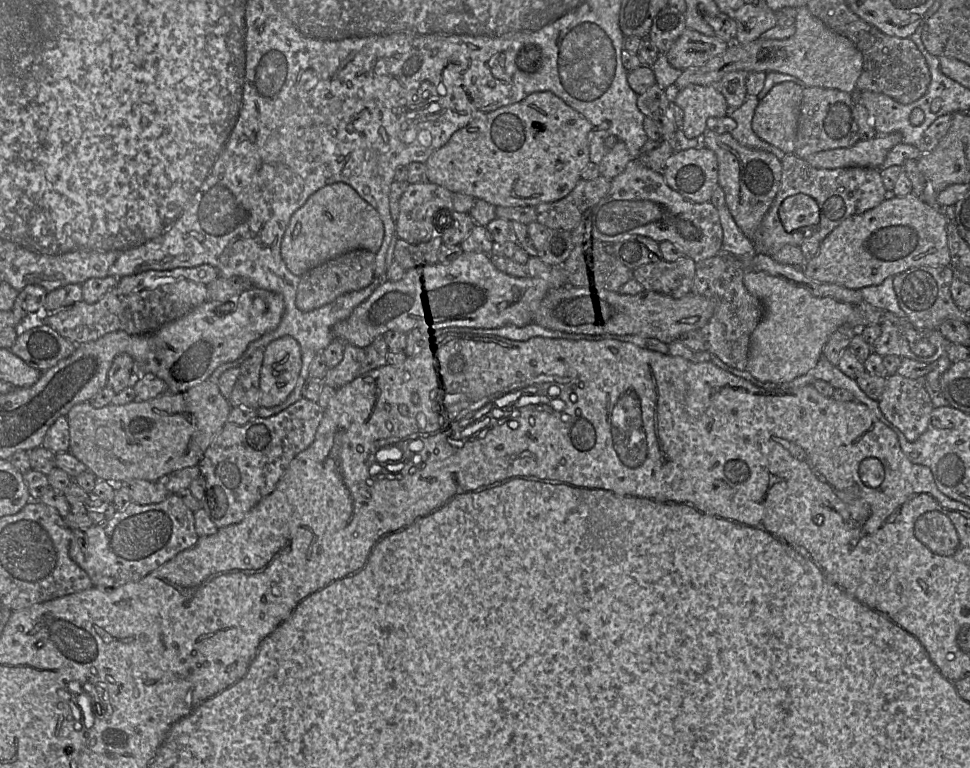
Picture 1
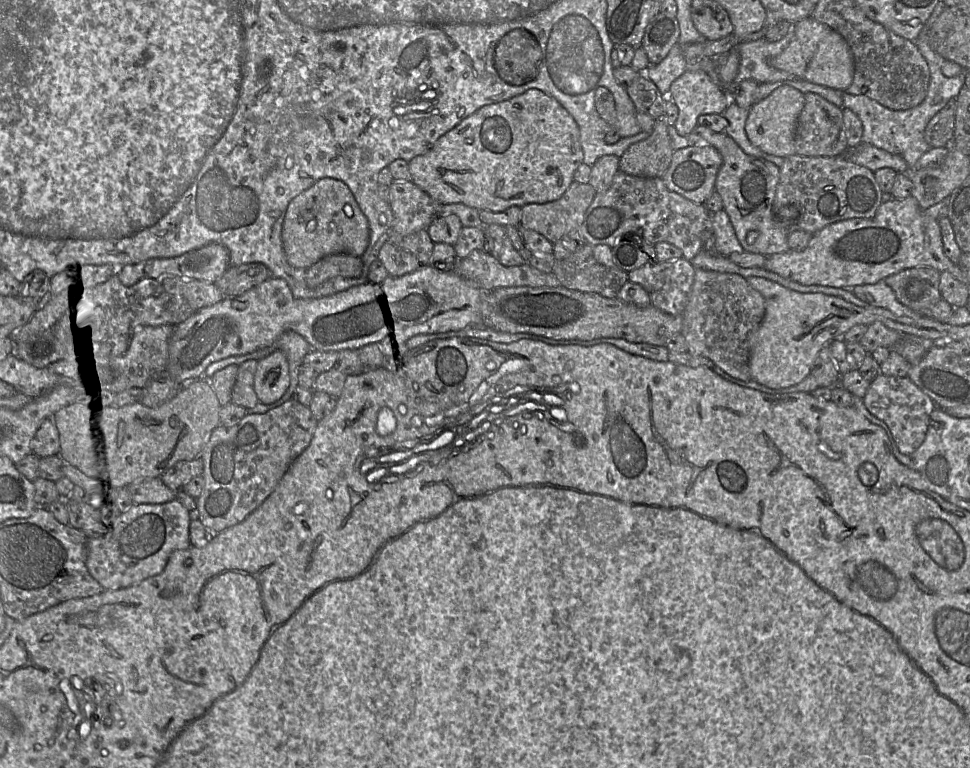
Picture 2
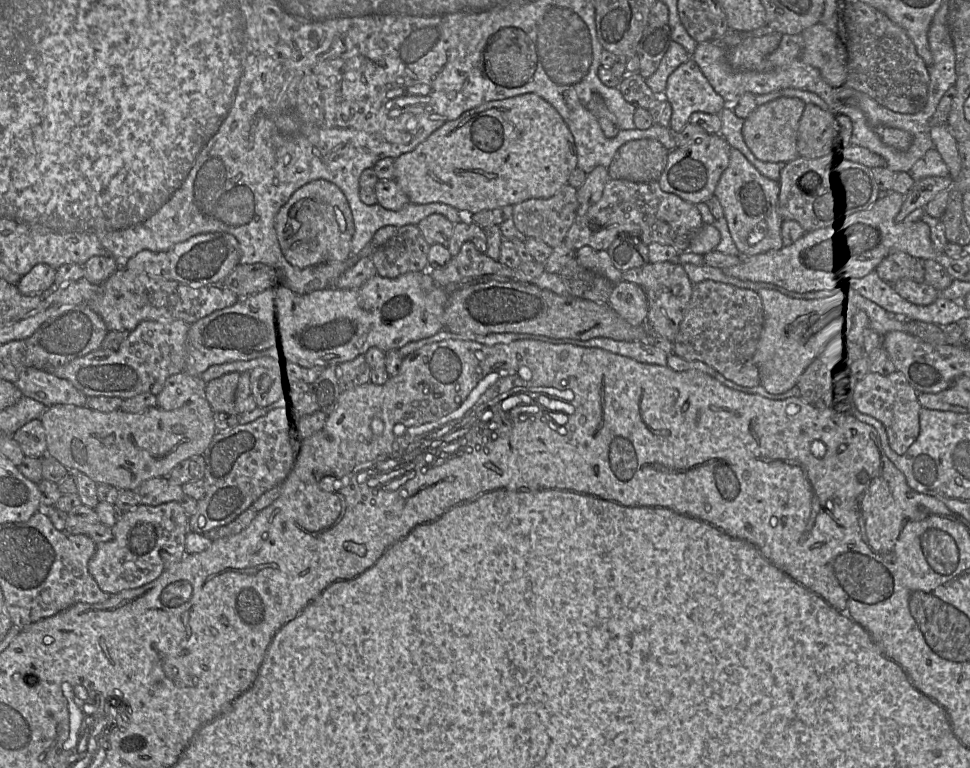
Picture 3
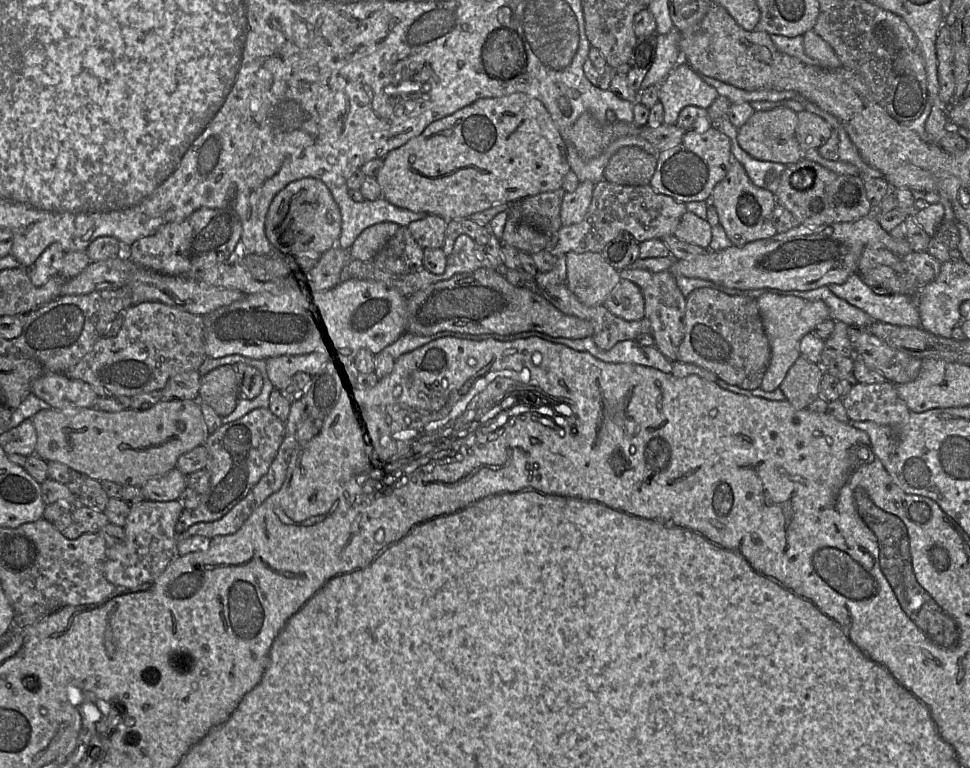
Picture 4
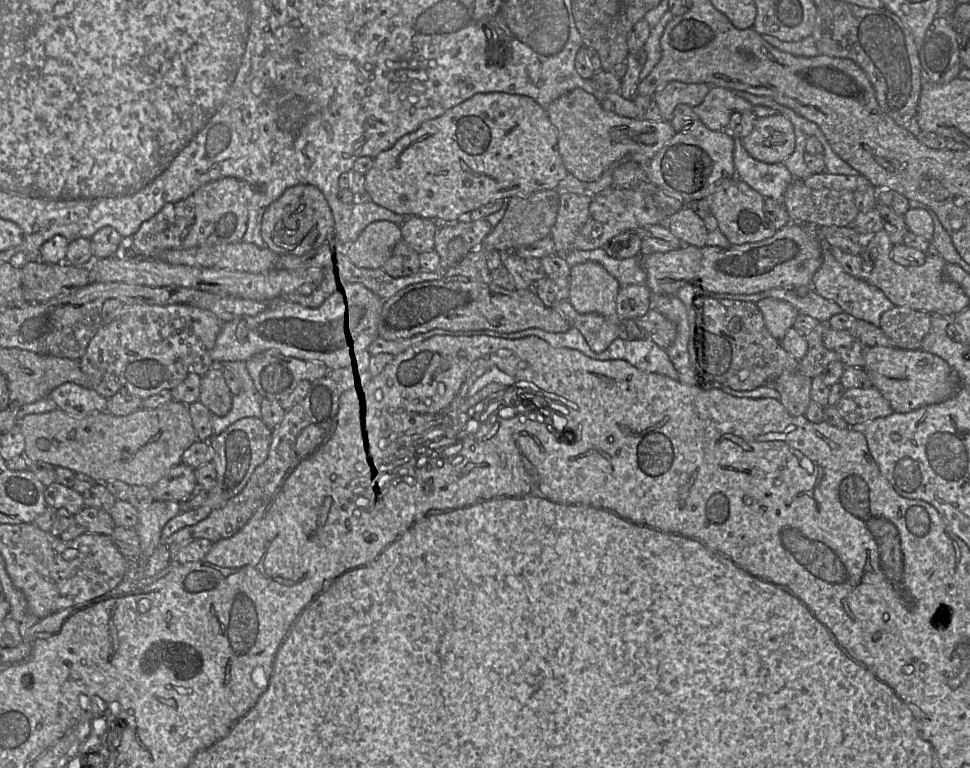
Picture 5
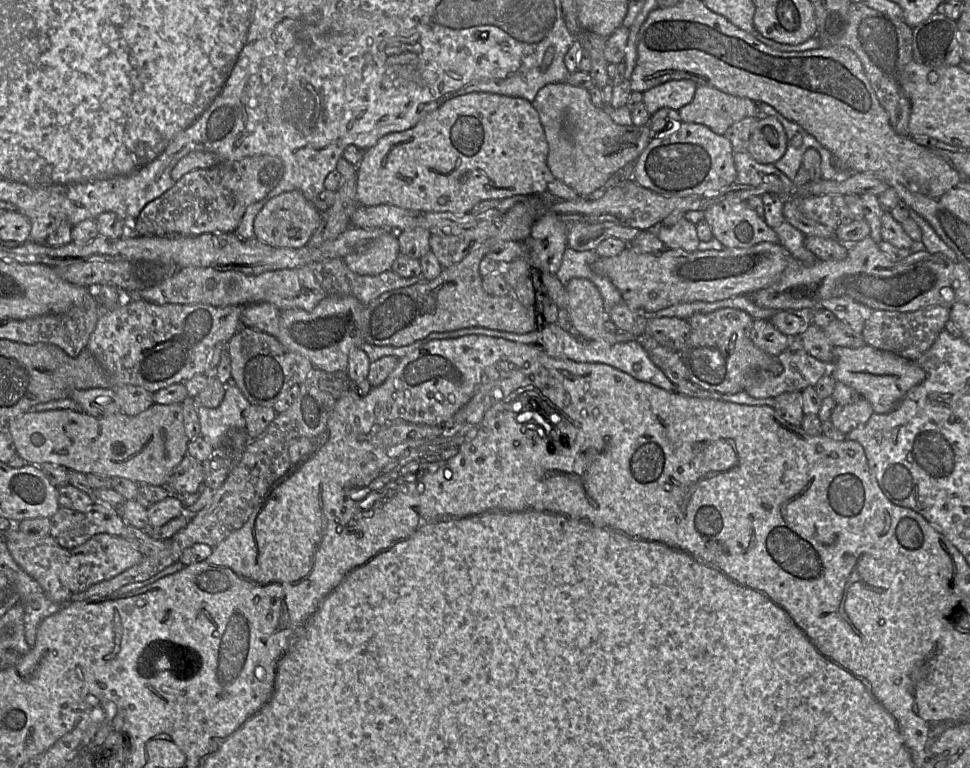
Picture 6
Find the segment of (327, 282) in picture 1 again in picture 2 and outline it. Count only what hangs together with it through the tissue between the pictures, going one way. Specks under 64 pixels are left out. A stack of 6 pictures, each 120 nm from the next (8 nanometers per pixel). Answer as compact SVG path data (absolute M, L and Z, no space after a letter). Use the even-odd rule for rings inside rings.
M346 253L326 256L305 269L304 279L315 288L335 277L356 278L361 275L363 262L360 257Z

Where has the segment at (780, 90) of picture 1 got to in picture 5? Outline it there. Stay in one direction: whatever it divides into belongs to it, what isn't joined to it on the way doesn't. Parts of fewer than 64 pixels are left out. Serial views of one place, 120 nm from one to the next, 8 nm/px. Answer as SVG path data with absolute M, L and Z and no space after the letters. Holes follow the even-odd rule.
M777 113L756 118L751 132L741 139L748 154L766 164L784 162L795 150L795 133L790 120Z

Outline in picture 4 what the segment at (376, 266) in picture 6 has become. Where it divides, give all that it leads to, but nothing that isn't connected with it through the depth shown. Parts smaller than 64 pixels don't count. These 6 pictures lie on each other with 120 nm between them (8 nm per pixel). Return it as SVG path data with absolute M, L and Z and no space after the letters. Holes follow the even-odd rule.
M383 222L366 228L349 249L351 258L364 263L372 262L399 228L398 224L392 222Z

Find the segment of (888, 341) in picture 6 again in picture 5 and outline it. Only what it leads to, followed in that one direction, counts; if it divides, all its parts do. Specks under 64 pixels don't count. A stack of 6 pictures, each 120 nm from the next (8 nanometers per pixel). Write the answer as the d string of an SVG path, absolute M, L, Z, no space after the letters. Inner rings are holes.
M894 306L881 315L879 327L895 347L918 350L930 330L932 314Z

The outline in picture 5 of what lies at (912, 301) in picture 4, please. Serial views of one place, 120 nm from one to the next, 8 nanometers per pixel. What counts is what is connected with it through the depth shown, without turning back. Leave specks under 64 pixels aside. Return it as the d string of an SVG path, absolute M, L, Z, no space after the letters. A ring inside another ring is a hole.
M821 240L820 244L822 263L812 279L812 288L823 298L838 304L843 312L855 319L864 320L879 327L881 315L895 305L879 288L848 274L831 254L831 247L833 246L827 246Z

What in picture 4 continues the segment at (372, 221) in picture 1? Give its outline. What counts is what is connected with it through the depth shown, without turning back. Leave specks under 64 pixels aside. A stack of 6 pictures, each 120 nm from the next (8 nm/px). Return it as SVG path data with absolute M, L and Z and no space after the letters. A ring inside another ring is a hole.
M303 178L289 183L273 198L265 219L265 234L274 253L298 256L323 255L337 246L341 214L328 187L319 179Z

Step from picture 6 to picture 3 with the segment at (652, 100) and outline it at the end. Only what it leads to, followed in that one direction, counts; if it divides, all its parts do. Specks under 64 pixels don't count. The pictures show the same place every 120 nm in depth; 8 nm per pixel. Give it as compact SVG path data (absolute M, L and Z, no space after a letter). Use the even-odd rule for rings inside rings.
M692 59L681 64L671 73L668 77L662 98L668 101L672 108L669 127L673 132L682 131L689 123L690 115L694 112L719 114L719 112L728 105L724 99L714 91L697 63Z

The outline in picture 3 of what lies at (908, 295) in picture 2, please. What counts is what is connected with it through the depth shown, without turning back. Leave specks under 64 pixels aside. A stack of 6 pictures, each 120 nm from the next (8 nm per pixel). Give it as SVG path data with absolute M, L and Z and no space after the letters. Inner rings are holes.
M903 252L890 253L875 270L875 275L889 284L903 279L922 283L924 282L924 273L923 261Z

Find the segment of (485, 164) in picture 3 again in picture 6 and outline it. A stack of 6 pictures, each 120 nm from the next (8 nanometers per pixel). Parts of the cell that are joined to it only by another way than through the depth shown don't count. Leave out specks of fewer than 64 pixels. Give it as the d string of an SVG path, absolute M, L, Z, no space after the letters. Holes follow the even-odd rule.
M474 92L450 99L439 108L428 113L412 128L382 137L373 147L363 151L362 159L356 168L356 199L359 206L393 206L399 209L420 213L451 213L466 215L480 202L488 200L502 201L514 196L548 195L548 185L555 180L548 165L549 145L539 115L532 103L518 97L499 94Z

